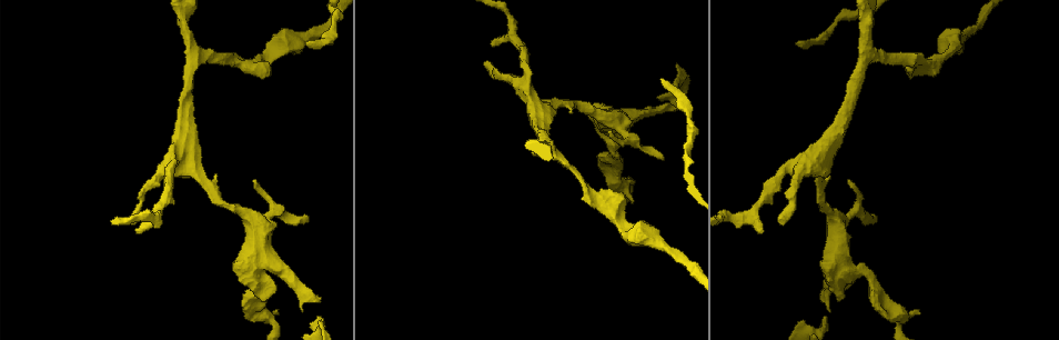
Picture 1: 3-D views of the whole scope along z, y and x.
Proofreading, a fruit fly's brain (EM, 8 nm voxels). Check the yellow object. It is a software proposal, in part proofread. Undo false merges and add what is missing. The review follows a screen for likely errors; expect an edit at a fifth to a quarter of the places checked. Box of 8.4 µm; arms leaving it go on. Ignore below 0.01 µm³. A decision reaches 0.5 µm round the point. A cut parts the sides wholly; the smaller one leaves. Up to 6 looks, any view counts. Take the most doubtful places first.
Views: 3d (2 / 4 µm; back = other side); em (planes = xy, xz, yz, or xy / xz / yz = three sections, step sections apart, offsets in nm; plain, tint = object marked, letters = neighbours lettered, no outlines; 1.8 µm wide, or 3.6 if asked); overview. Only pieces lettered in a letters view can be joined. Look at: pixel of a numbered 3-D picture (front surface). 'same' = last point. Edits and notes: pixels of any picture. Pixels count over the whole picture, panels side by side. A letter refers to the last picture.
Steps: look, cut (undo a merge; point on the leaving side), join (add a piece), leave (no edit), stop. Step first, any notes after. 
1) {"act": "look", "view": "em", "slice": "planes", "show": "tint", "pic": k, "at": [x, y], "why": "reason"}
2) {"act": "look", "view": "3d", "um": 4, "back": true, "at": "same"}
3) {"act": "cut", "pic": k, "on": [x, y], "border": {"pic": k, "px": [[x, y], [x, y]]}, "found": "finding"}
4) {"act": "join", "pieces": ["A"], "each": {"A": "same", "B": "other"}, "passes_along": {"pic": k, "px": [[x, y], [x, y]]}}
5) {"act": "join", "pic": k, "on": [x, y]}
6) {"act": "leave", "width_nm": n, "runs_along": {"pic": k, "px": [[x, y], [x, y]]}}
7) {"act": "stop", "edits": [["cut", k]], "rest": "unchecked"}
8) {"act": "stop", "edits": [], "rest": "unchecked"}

{"act": "look", "view": "em", "slice": "planes", "show": "letters", "pic": 1, "at": [795, 42], "why": "thin end"}

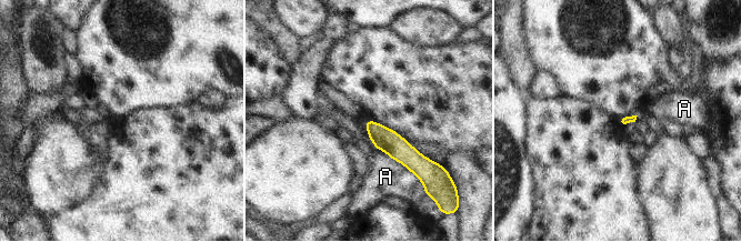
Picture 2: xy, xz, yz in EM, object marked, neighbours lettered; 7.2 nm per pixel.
{"act": "leave", "each": {"A": "other"}, "found": "none of them fits"}

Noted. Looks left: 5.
{"act": "look", "view": "3d", "um": 4, "pic": 1, "at": [886, 318], "why": "free end"}

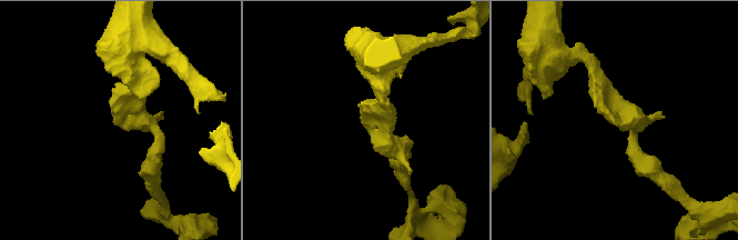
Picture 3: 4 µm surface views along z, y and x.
{"act": "look", "view": "em", "slice": "xz", "step": 8, "show": "letters", "pic": 3, "at": [615, 122]}

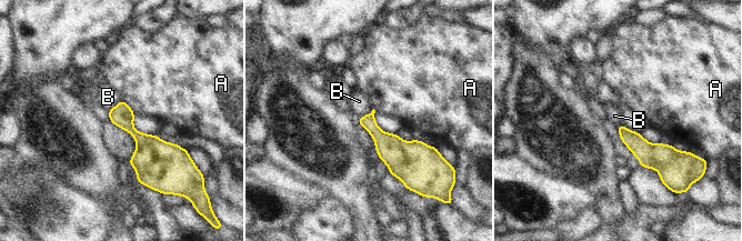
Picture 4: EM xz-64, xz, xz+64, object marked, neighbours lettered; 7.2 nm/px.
{"act": "look", "view": "em", "slice": "planes", "show": "letters", "at": "same"}

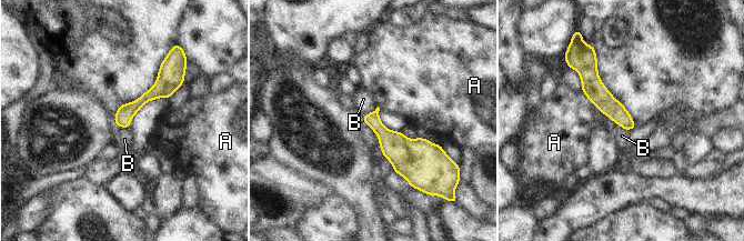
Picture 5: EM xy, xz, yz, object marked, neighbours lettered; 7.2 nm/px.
{"act": "leave", "longest_contact_nm": ["B", 320], "each": {"A": "other", "B": "other"}, "border": {"pic": 5, "px": [[594, 104], [627, 130]]}, "found": "none of them fits"}

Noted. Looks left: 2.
{"act": "look", "view": "em", "slice": "yz", "step": 16, "show": "tint", "pic": 1, "at": [271, 75], "why": "branch stops here"}

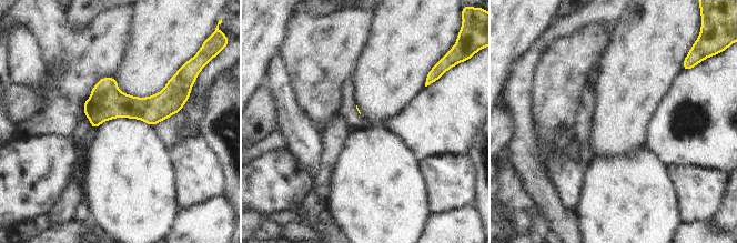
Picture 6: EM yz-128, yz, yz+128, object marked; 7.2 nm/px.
{"act": "look", "view": "em", "slice": "planes", "show": "letters", "at": "same"}

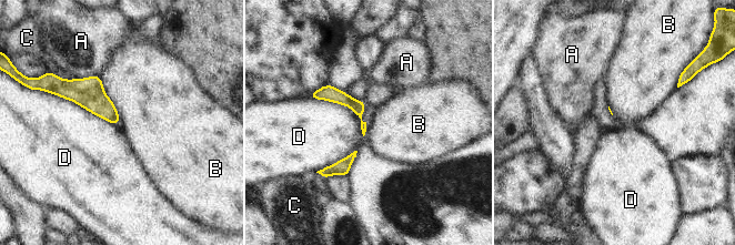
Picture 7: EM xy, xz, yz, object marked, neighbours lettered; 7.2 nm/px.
{"act": "leave", "each": {"A": "other", "B": "other", "C": "other", "D": "other"}, "runs_along": {"pic": 7, "px": [[315, 95], [349, 101], [363, 126]]}, "found": "no lettered piece goes on from it"}

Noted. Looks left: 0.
{"act": "stop", "edits": [], "rest": "unchecked"}

